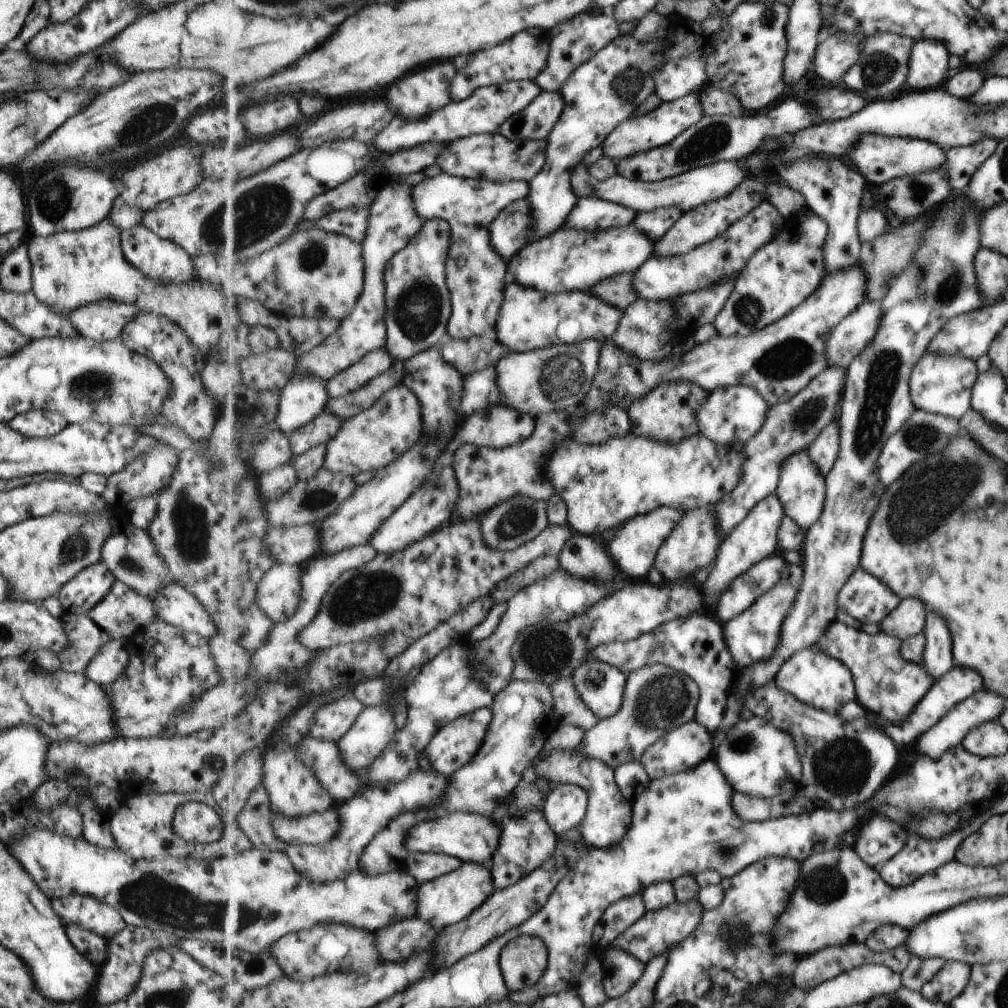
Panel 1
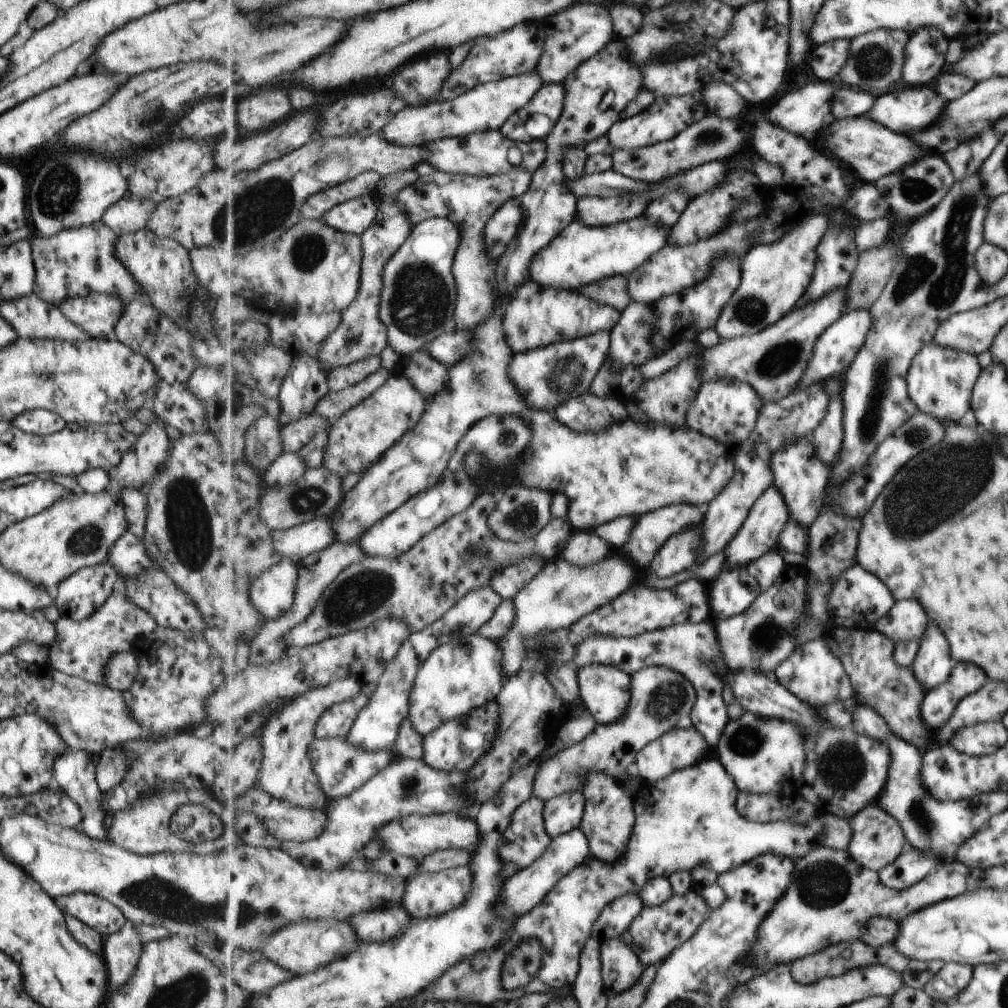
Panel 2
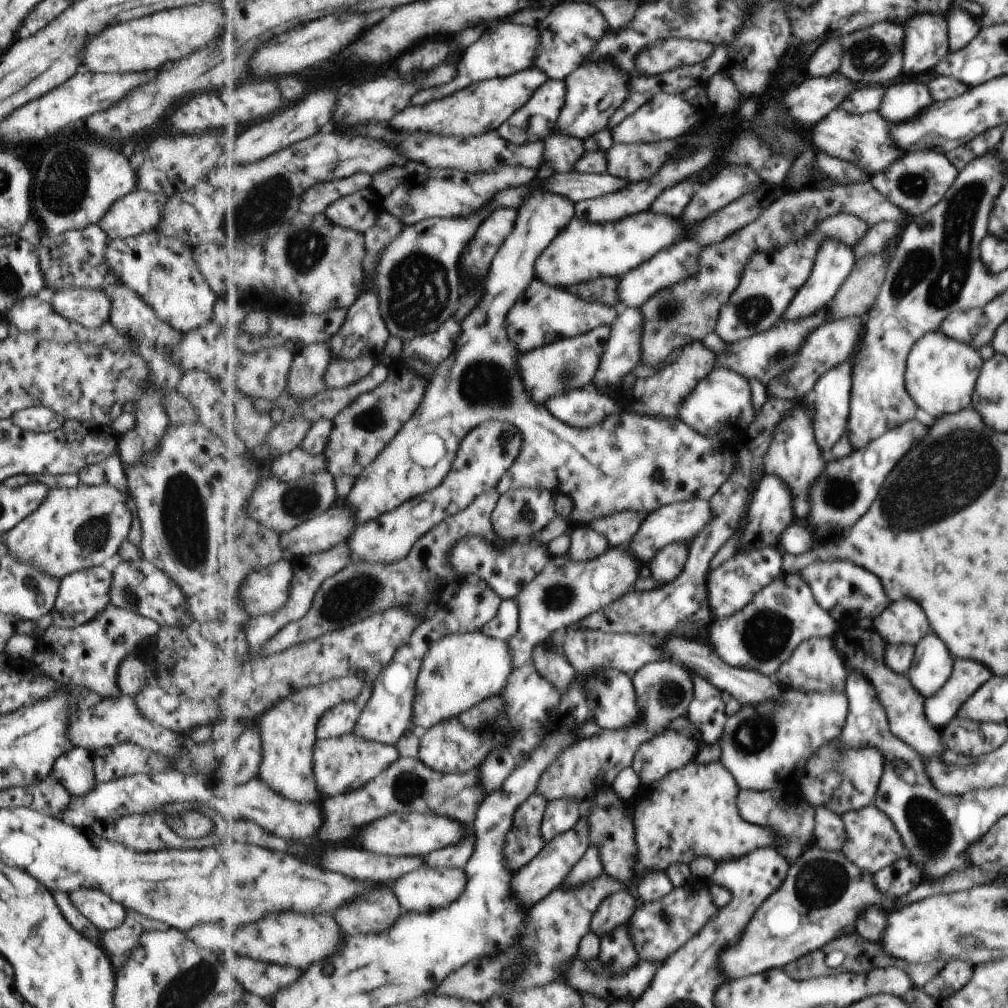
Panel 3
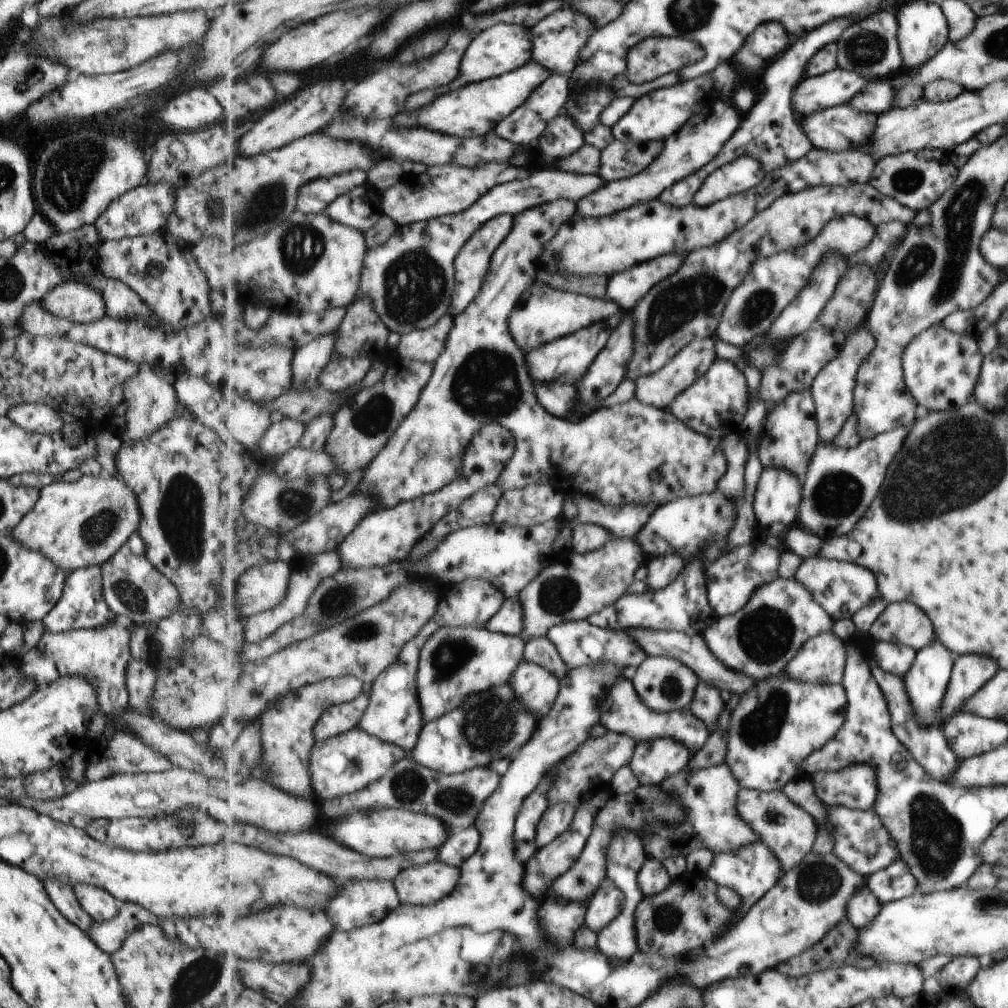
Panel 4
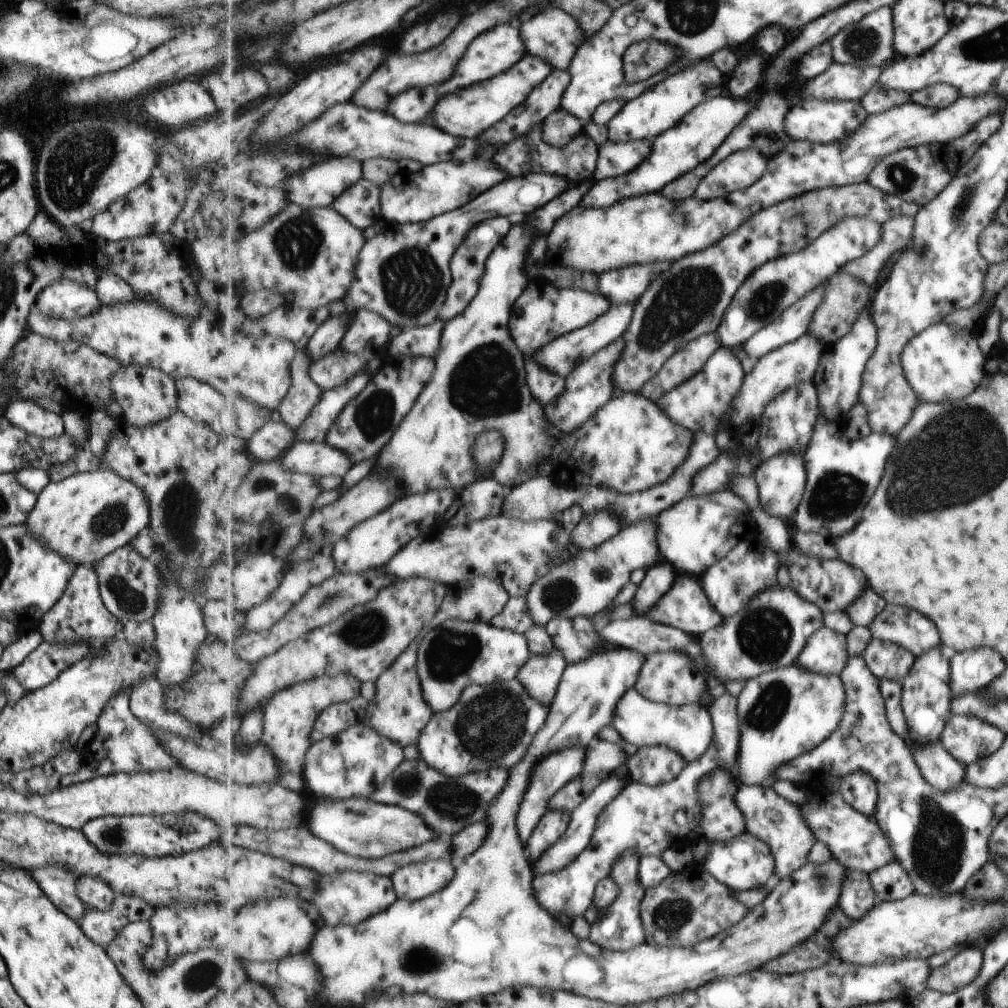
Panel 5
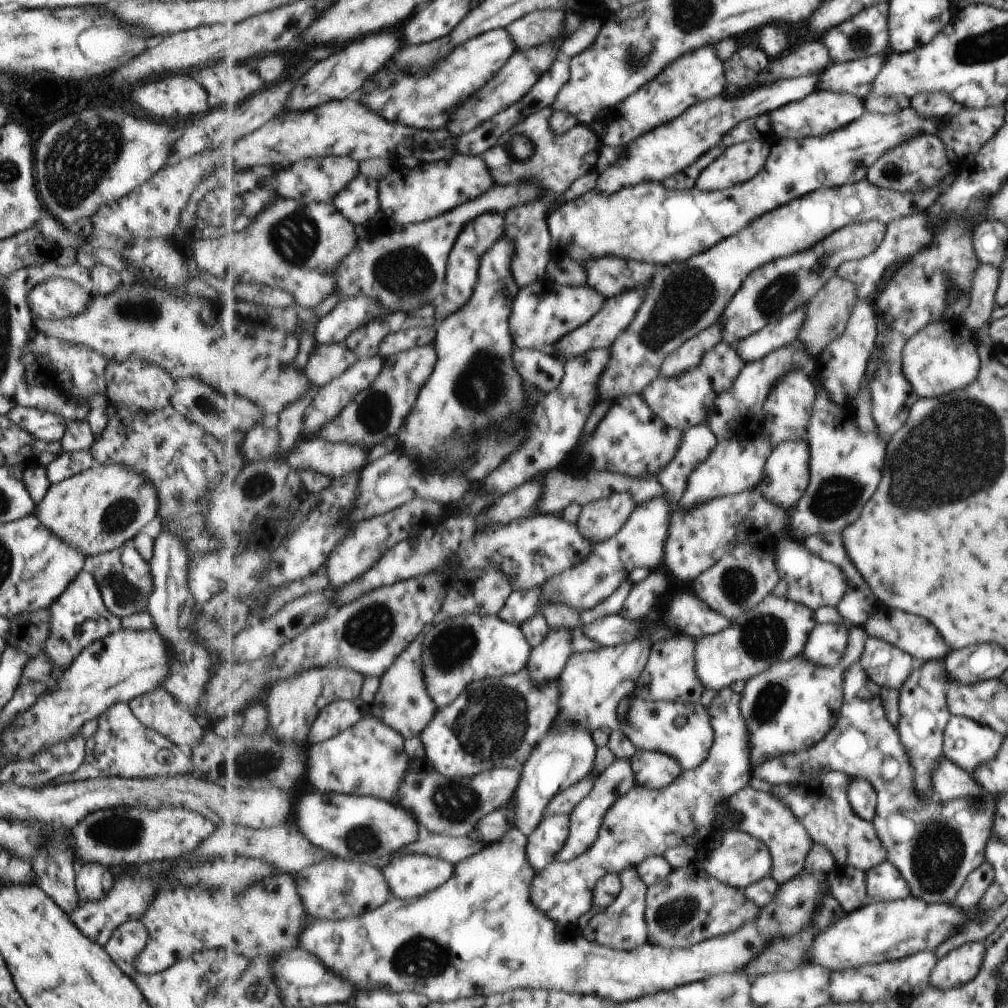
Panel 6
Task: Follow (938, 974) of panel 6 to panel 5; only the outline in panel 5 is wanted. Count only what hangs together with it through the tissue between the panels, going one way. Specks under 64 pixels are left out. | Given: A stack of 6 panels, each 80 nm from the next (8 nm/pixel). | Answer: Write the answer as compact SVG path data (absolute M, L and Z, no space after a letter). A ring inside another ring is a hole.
M969 946L959 952L943 966L932 968L927 987L941 993L951 993L972 983L983 966L983 953Z

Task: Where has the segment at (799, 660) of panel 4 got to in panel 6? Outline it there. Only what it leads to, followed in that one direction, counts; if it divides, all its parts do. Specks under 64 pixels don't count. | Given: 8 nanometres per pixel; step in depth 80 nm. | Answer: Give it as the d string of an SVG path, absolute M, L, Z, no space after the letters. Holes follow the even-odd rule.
M818 624L808 638L804 657L819 666L837 667L844 660L851 633L848 624Z

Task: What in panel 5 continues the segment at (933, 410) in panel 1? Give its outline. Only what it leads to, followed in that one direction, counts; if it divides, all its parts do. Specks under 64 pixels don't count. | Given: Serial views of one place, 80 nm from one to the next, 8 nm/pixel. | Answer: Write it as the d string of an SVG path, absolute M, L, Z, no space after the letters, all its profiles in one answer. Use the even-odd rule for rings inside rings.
M943 322L933 324L913 336L900 354L903 377L913 393L922 402L948 404L951 400L965 398L985 373L984 355L976 344L976 335L961 331Z

